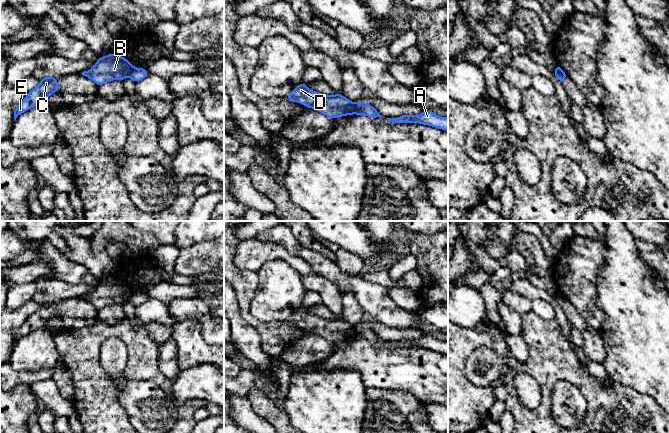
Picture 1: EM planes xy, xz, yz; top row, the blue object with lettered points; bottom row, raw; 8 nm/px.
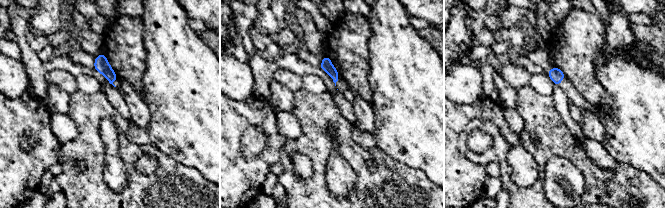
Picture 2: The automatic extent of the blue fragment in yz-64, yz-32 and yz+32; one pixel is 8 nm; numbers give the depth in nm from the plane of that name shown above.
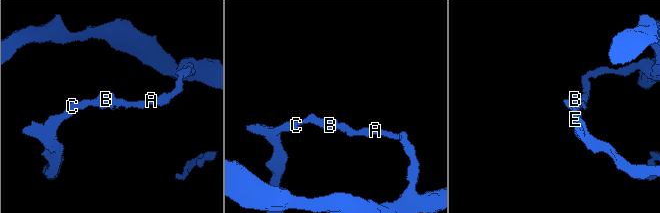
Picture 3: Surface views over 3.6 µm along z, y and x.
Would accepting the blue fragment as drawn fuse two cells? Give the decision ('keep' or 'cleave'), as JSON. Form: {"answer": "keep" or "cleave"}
{"answer": "cleave"}

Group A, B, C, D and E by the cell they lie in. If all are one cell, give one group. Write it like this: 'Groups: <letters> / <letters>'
Groups: A / B C D E

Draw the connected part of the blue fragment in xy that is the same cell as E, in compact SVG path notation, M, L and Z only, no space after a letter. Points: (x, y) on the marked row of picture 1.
M45 77L40 80L40 84L31 90L24 100L14 110L14 120L23 112L47 102L47 98L52 93L59 91L58 78Z

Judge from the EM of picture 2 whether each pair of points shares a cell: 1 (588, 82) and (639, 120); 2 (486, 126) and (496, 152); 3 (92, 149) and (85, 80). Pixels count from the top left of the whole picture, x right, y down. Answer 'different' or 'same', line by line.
1: different
2: same
3: different

